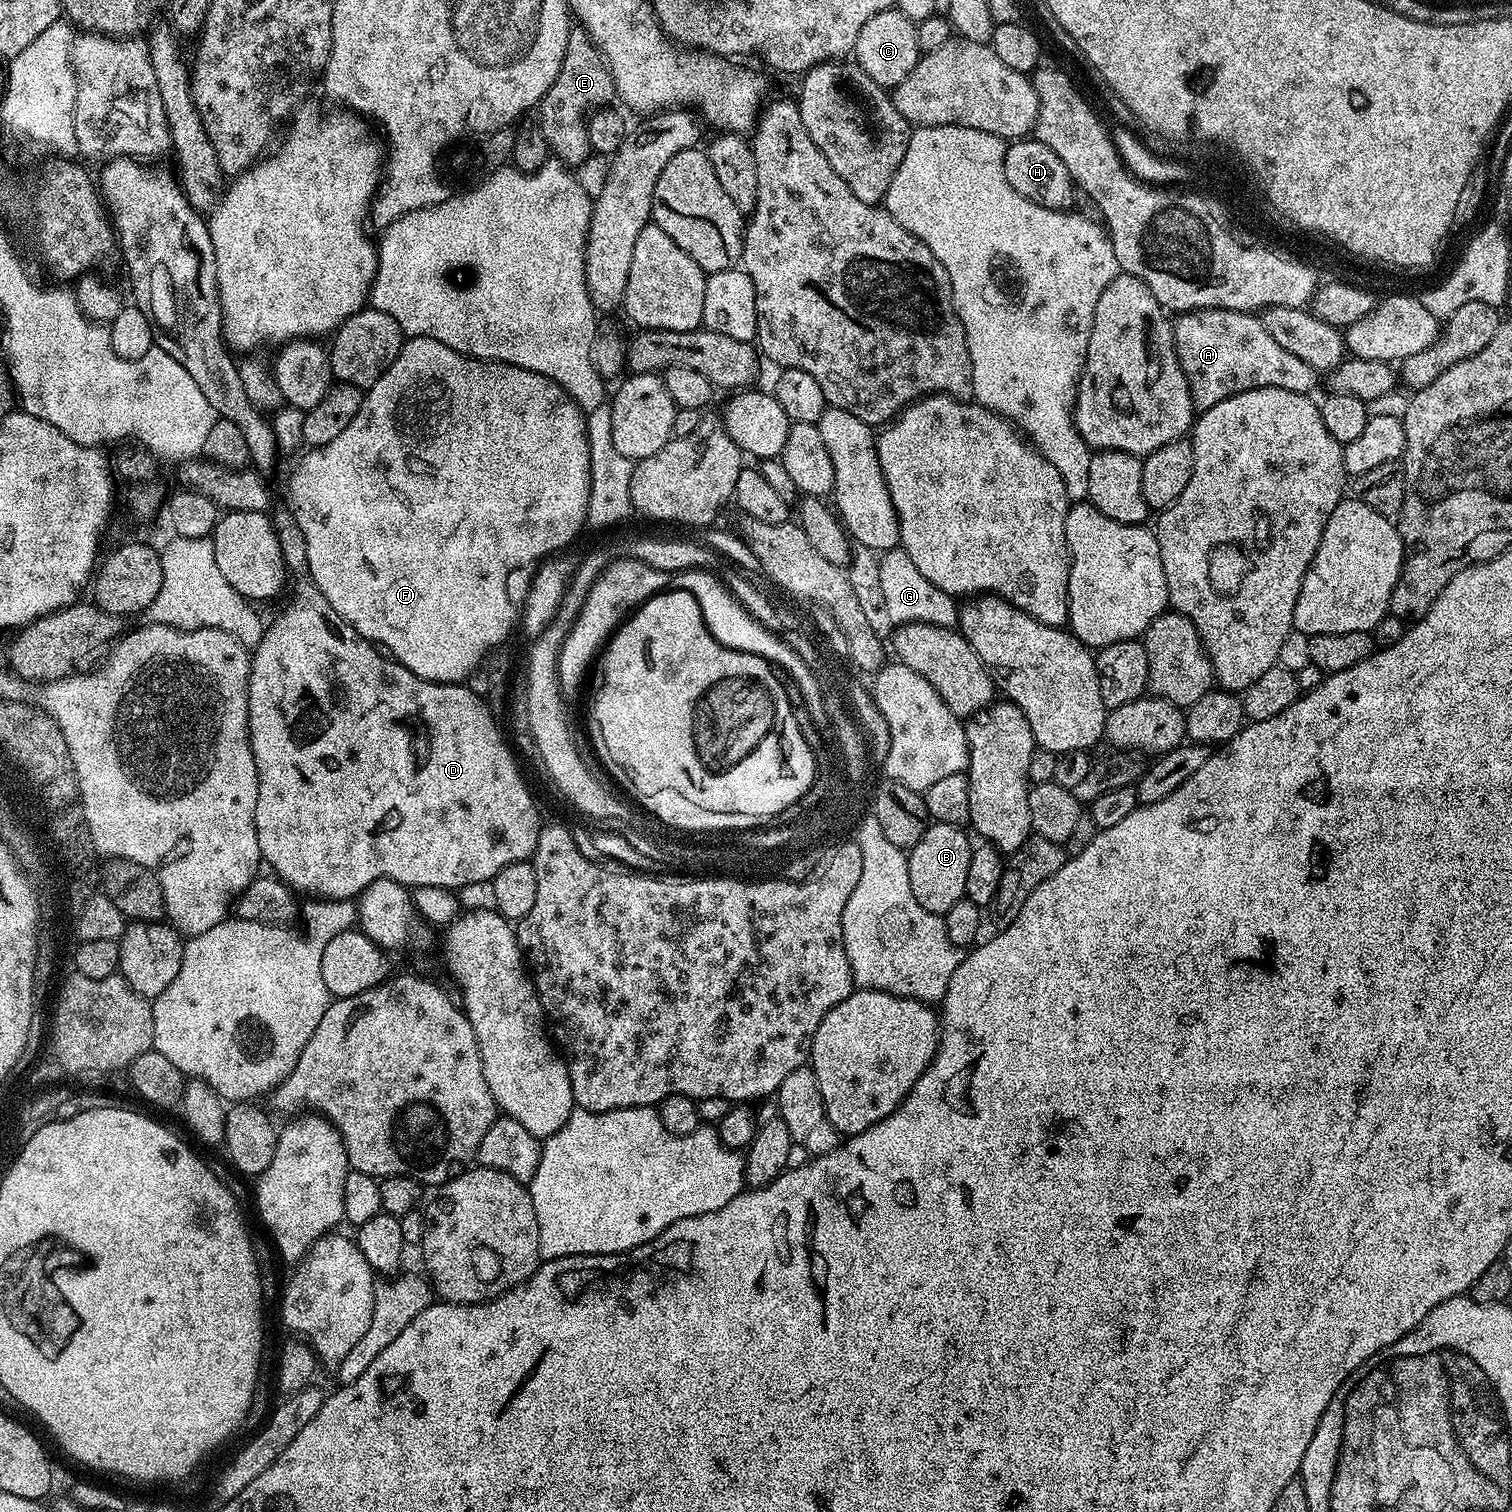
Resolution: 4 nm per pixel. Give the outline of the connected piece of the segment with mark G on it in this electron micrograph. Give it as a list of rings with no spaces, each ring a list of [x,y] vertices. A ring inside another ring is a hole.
[[[897,546],[881,555],[879,574],[888,613],[896,626],[919,623],[950,628],[959,623],[960,606],[955,597],[948,596],[928,578],[923,577],[903,548]]]

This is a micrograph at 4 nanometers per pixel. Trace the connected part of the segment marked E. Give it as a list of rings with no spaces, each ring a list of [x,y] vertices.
[[[573,27],[570,38],[566,38],[566,54],[562,54],[558,78],[554,78],[554,86],[546,90],[538,105],[538,127],[548,144],[549,153],[561,164],[577,166],[582,163],[590,156],[586,117],[598,108],[609,107],[616,99],[614,78],[604,63],[603,54],[597,50],[596,43],[583,28]]]

